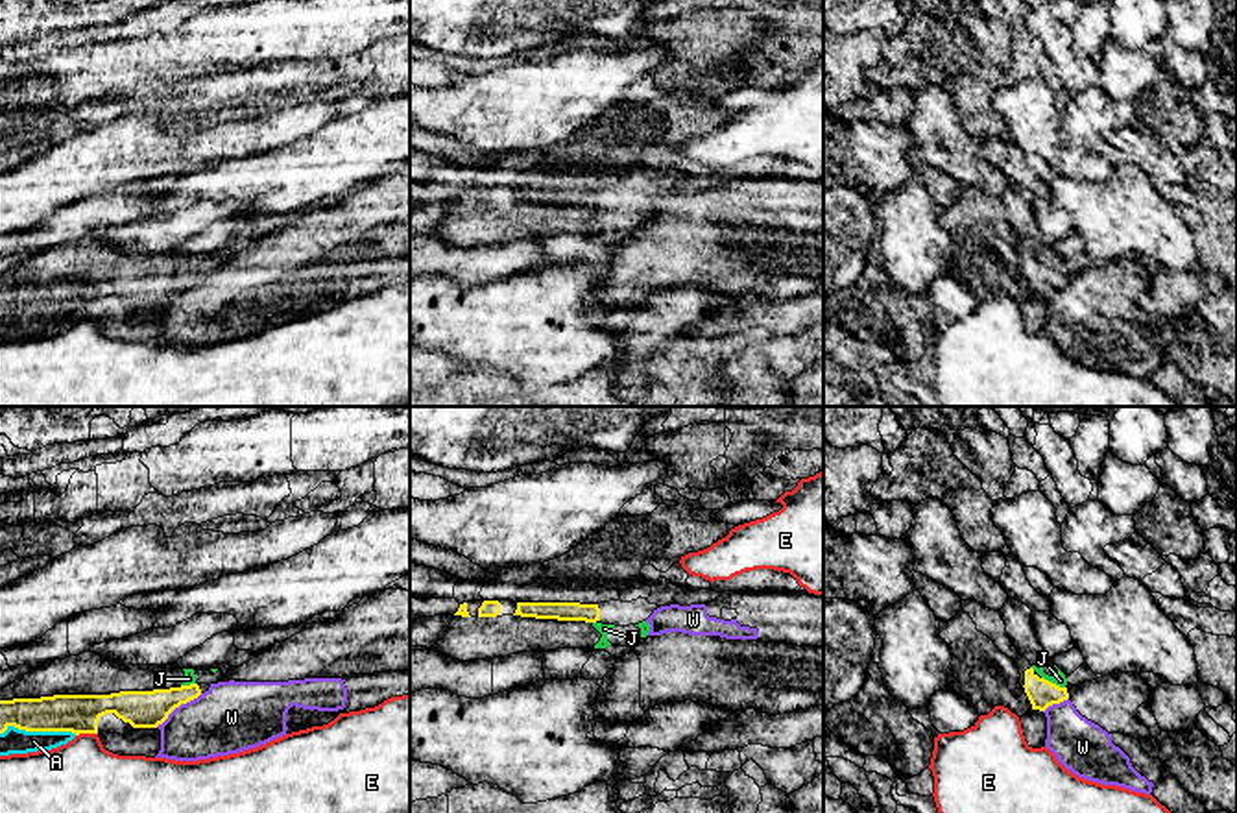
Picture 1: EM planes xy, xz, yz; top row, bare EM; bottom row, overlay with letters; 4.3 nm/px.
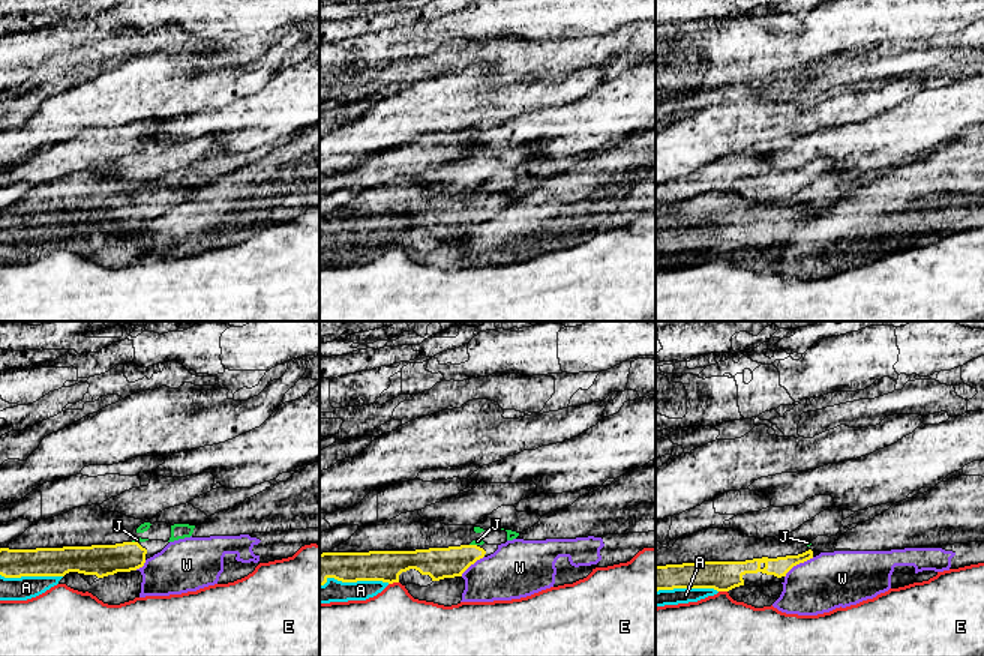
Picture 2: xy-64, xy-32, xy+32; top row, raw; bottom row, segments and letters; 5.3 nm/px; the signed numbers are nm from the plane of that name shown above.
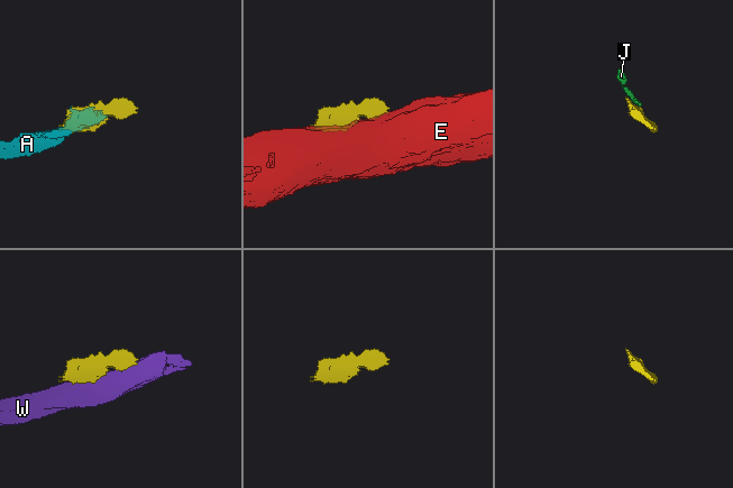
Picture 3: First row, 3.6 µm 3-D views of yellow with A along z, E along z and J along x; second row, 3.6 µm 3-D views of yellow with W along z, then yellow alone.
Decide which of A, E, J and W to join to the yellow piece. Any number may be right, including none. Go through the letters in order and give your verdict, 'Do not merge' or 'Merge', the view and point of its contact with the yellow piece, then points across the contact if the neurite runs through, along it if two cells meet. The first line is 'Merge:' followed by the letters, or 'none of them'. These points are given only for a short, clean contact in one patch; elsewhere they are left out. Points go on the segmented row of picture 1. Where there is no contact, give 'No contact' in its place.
Merge: A, J
A: Merge. Touches yellow at xy (39, 730)
E: Do not merge. Touches yellow at xy (85, 732)
J: Merge. Touches yellow at yz (1051, 682)
W: Do not merge. Touches yellow at xy (178, 706)

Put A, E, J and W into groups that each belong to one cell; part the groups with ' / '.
A J / E / W

